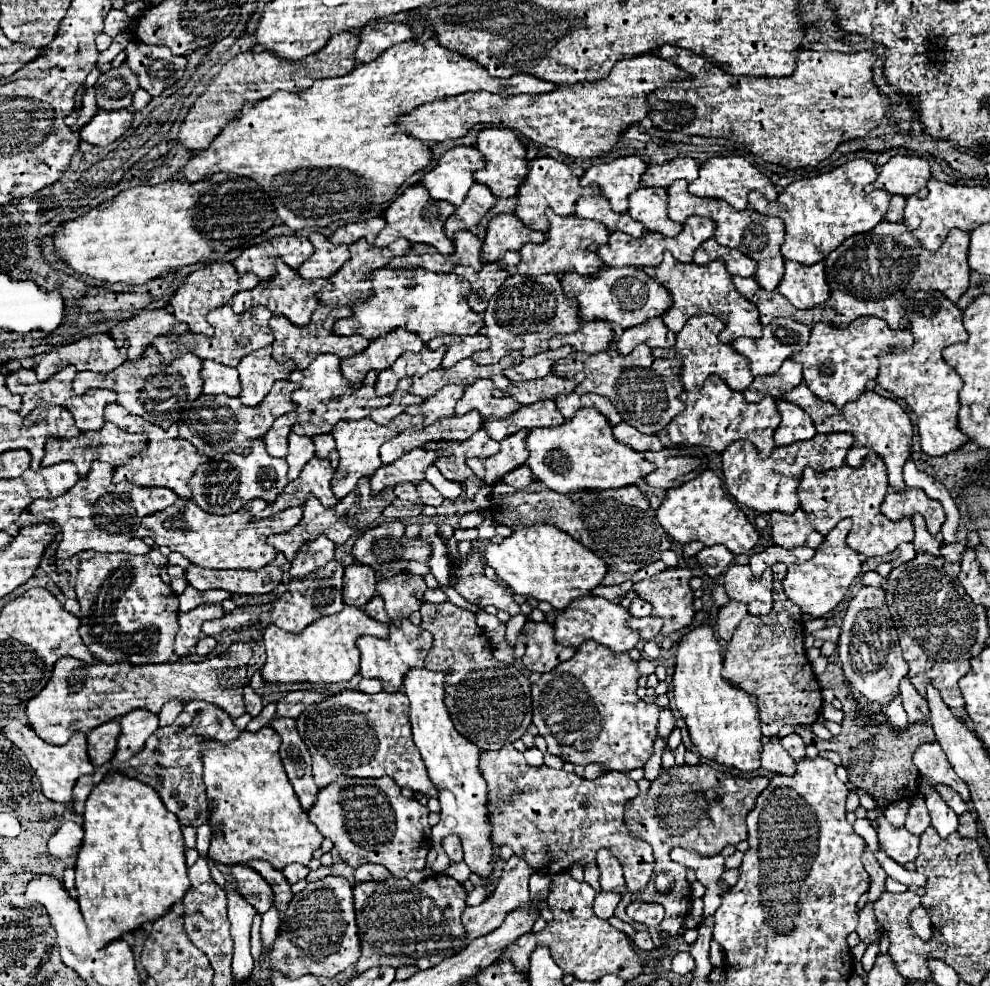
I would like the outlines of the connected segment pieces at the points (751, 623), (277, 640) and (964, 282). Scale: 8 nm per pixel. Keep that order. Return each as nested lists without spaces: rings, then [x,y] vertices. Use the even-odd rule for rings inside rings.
[[[775,590],[773,608],[765,616],[747,614],[737,626],[733,638],[725,646],[723,680],[757,696],[763,736],[773,738],[785,724],[811,726],[823,706],[821,686],[811,670],[803,648],[803,618],[801,610],[783,594]]]
[[[345,606],[339,614],[319,618],[309,624],[301,634],[285,632],[277,626],[267,626],[263,634],[263,644],[267,648],[267,664],[261,674],[267,682],[311,682],[311,684],[335,684],[347,682],[359,672],[359,648],[357,638],[371,634],[377,638],[387,638],[389,626],[375,622],[361,608]]]
[[[879,222],[871,232],[855,234],[847,238],[837,250],[833,250],[825,260],[825,274],[831,288],[831,298],[817,308],[797,310],[787,298],[783,298],[777,290],[765,292],[755,278],[733,276],[733,284],[739,294],[751,300],[759,308],[759,320],[767,326],[773,318],[789,316],[799,320],[801,324],[833,324],[833,326],[849,326],[859,316],[877,316],[889,322],[891,328],[907,328],[909,322],[905,318],[905,302],[919,290],[937,290],[943,292],[951,302],[957,302],[965,290],[969,288],[969,232],[951,230],[947,240],[937,252],[925,250],[921,242],[907,230],[905,224]]]

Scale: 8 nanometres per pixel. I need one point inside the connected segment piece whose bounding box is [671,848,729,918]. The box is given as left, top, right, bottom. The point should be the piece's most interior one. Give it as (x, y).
(708, 868)

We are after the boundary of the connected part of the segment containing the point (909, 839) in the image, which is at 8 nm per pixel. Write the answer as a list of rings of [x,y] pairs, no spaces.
[[[879,818],[877,822],[879,822],[877,836],[881,850],[899,864],[913,862],[919,852],[919,836],[907,832],[905,826],[895,828],[893,824],[887,822],[887,818]]]

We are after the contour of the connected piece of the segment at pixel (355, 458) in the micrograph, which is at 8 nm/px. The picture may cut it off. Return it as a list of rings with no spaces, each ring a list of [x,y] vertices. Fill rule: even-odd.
[[[397,398],[391,406],[377,408],[375,412],[371,412],[371,420],[369,418],[363,418],[363,420],[345,420],[345,422],[337,422],[335,424],[333,438],[337,442],[337,450],[339,450],[341,462],[339,462],[339,468],[337,468],[335,476],[333,476],[333,494],[339,500],[345,498],[351,490],[355,490],[359,478],[363,478],[363,476],[369,478],[371,474],[375,474],[375,470],[379,470],[379,466],[381,466],[379,448],[381,448],[383,442],[395,438],[395,434],[401,434],[407,428],[423,430],[423,416],[409,416],[409,414],[403,414],[403,412],[405,412],[405,404],[399,402],[399,398]],[[387,422],[391,422],[391,424],[387,424]],[[383,424],[387,424],[387,426],[383,426]]]

